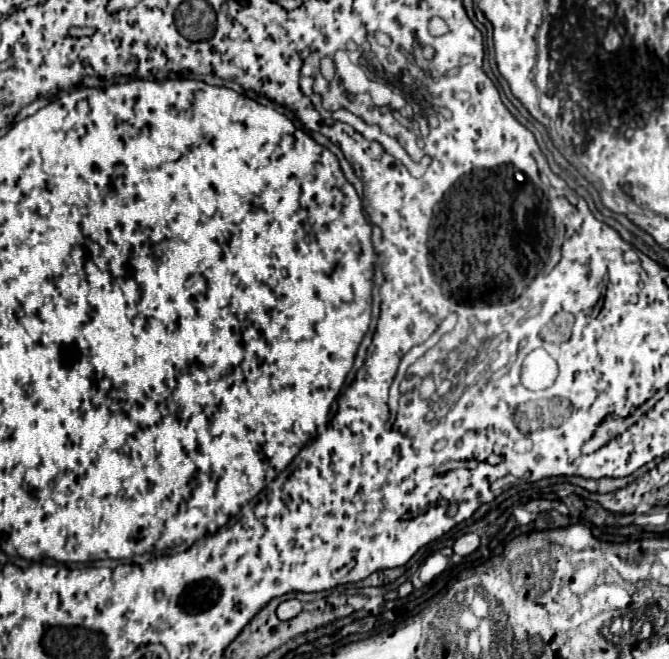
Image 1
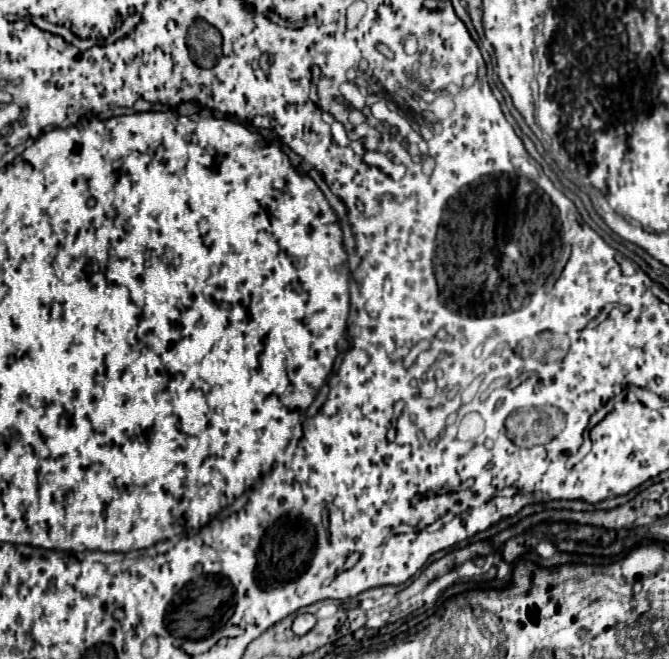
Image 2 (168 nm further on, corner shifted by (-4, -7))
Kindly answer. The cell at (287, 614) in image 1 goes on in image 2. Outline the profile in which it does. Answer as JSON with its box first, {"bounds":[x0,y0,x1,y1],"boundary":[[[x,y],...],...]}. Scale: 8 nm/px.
{"bounds":[293,614,317,636],"boundary":[[[299,614],[293,622],[293,630],[295,630],[295,634],[301,636],[301,634],[307,634],[309,630],[313,630],[315,624],[317,624],[317,618],[313,614]]]}

